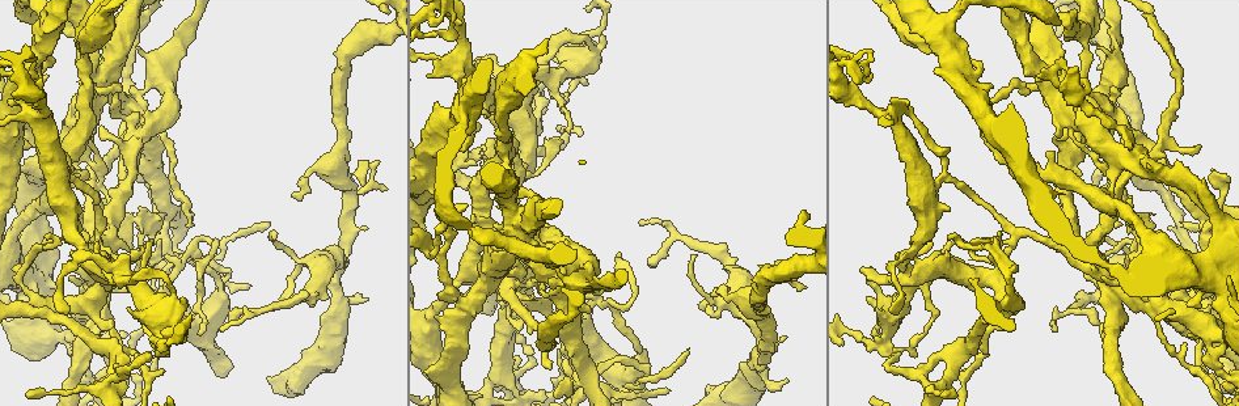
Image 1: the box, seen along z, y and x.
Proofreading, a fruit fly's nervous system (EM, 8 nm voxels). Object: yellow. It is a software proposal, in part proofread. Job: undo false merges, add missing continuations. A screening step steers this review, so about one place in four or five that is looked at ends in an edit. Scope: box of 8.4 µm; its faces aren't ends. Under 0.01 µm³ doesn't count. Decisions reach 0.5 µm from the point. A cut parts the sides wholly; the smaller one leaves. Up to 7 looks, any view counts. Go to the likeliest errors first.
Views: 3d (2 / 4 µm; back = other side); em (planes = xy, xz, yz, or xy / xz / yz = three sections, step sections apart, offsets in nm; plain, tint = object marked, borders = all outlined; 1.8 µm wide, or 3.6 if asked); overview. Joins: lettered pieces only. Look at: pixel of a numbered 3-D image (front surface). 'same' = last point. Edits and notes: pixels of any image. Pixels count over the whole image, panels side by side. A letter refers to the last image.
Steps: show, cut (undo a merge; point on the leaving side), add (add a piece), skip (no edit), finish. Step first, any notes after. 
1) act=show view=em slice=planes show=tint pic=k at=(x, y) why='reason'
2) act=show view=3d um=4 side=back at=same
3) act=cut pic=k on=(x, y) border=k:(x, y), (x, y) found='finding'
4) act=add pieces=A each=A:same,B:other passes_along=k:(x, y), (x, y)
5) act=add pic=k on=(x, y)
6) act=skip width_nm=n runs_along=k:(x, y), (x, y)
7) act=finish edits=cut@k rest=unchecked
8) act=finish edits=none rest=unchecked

act=show view=em slice=planes show=borders pic=1 at=(1113, 115) why='abrupt turn'

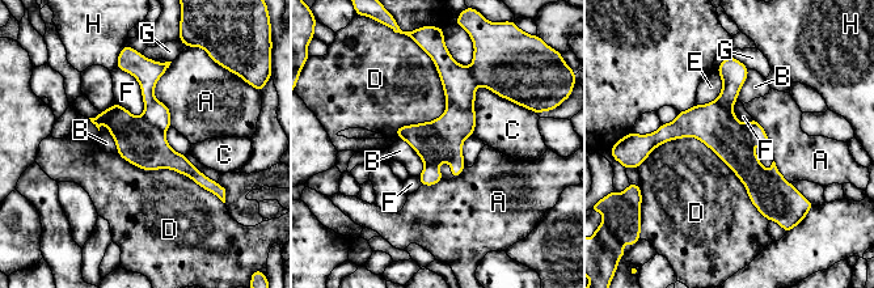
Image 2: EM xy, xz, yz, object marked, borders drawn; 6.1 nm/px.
act=skip each=A:other,B:other,C:other,D:other,E:other,F:other,G:other,H:other runs_along=2:(725, 66), (726, 135), (767, 214) found='continuous, no second neuron'

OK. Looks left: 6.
act=show view=3d um=4 side=back pic=1 at=(171, 264) why='four arms meet'

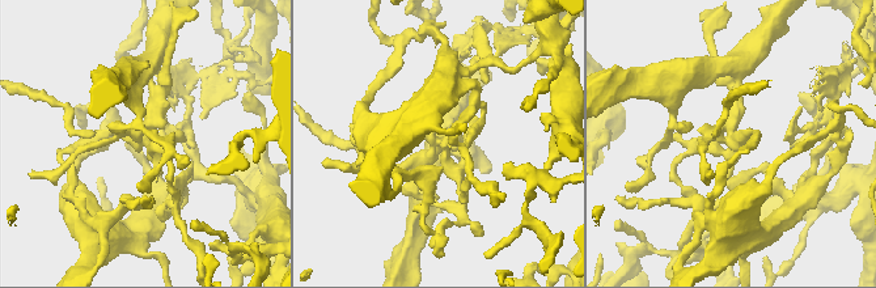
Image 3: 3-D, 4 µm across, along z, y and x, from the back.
act=show view=em slice=planes show=plain pic=3 at=(732, 135)

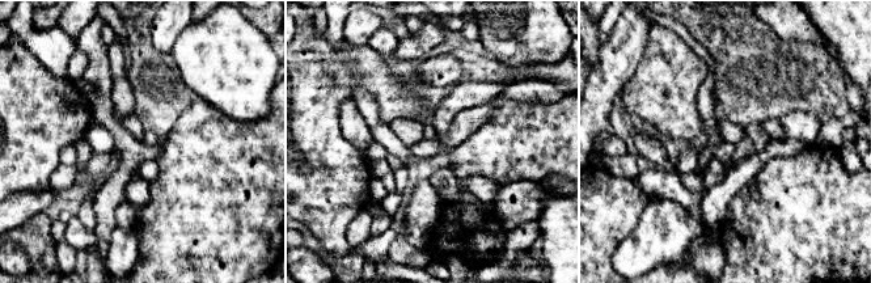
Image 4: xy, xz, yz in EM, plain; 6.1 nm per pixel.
act=show view=em slice=planes show=borders at=same

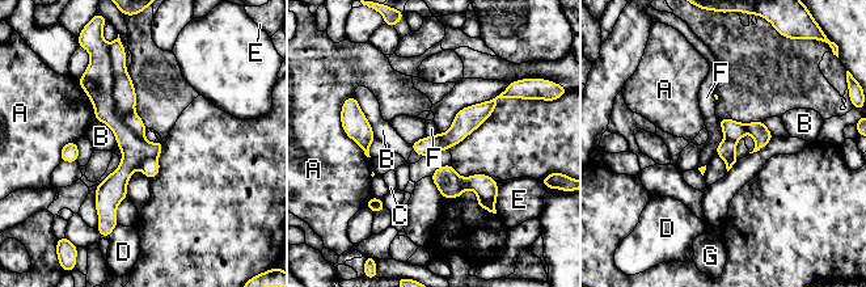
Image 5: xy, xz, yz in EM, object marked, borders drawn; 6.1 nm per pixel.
act=skip each=A:other,B:other,C:other,D:other,E:other,F:other,G:other border=5:(719, 121), (723, 139), (714, 152) found='continuous, no second neuron'

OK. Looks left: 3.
act=show view=3d um=2 side=back pic=1 at=(42, 121) why='closes a loop'

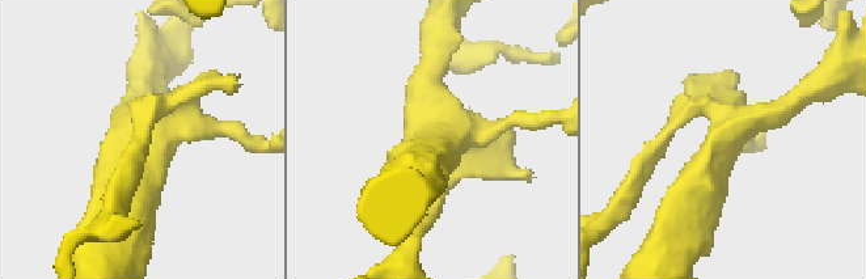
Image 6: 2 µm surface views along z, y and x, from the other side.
act=show view=em slice=yz step=8 show=tint pic=6 at=(723, 139)

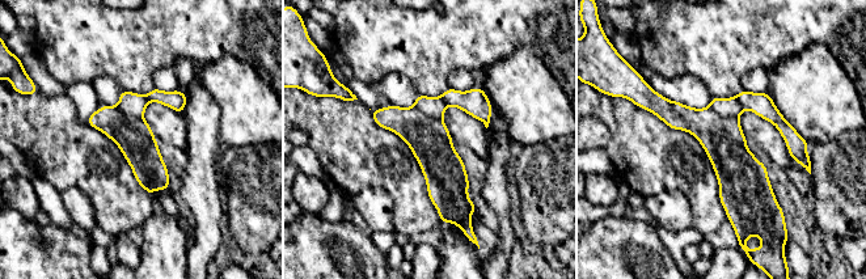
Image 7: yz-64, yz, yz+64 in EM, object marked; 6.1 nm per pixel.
act=show view=em slice=planes show=borders at=same why='cut it another way'

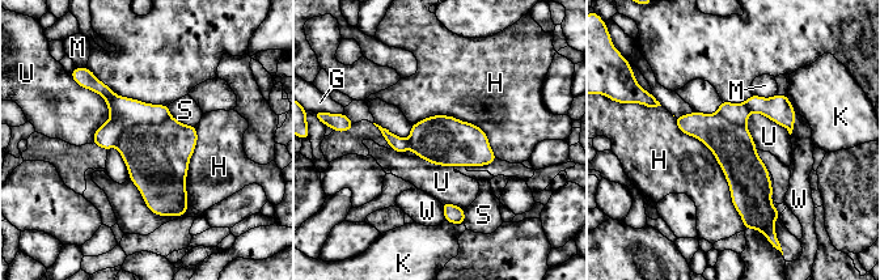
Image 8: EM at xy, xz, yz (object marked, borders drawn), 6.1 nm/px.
act=skip each=G:other,H:other,K:other,M:other,S:other,U:other,W:other found='continuous, no second neuron'

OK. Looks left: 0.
act=finish edits=none rest=unchecked

